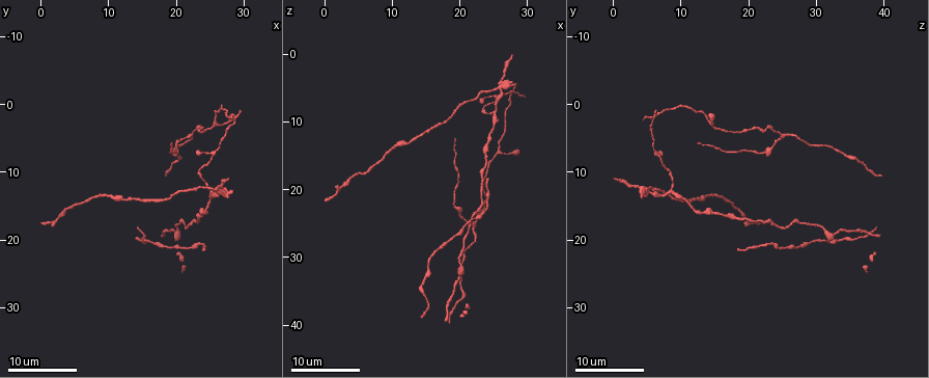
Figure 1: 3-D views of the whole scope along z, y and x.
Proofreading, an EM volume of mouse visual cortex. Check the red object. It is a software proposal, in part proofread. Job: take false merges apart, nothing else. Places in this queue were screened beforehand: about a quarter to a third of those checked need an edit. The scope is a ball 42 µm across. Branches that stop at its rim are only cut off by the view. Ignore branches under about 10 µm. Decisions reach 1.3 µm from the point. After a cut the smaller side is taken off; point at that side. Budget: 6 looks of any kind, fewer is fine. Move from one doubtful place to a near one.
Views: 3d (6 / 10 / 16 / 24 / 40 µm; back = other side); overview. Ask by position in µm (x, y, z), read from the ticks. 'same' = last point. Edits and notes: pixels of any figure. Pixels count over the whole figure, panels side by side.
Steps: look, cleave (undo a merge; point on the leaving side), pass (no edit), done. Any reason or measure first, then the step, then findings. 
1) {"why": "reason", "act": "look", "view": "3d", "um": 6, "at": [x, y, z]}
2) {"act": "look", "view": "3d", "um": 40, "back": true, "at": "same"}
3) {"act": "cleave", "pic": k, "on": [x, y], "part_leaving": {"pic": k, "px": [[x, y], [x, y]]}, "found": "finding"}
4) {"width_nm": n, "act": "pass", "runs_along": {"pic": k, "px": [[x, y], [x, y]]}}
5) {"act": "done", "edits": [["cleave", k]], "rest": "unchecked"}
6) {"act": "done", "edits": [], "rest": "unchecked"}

{"why": "thin arm on a thick one", "act": "look", "view": "3d", "um": 24, "at": [26.5, 13.0, 5.5]}

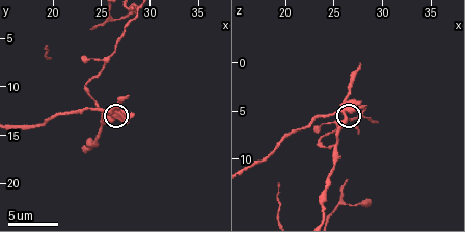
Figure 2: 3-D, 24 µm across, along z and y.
{"act": "look", "view": "3d", "um": 10, "at": "same"}

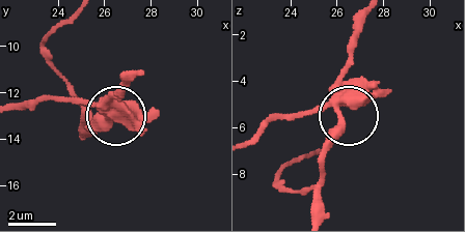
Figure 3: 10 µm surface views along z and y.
{"width_nm": 370, "act": "cleave", "pic": 3, "on": [135, 127], "part_leaving": {"pic": 3, "px": [[108, 102], [45, 96], [21, 104]]}, "found": "a second cell is stuck on"}

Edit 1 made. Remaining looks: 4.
{"act": "look", "view": "overview"}

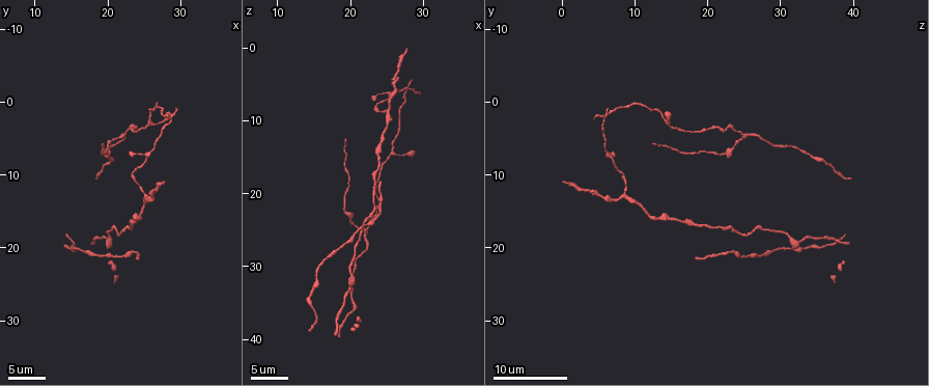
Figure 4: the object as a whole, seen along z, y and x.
{"why": "three-way junction", "act": "look", "view": "3d", "um": 6, "at": [25.5, 7.5, 6.0]}

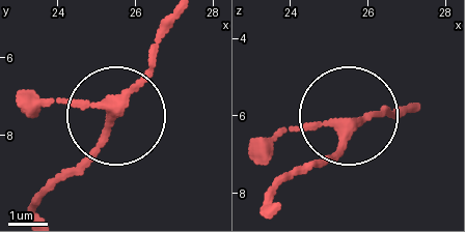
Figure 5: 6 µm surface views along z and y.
{"arms": 3, "act": "pass", "found": "all the same cell"}

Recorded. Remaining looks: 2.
{"act": "look", "view": "3d", "um": 10, "at": [22.0, 18.0, 25.0]}

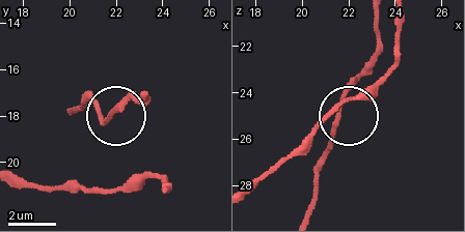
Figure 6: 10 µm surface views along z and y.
{"act": "pass", "found": "all the same cell"}

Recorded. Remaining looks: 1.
{"act": "done", "edits": [["cleave", 3]], "rest": "unchecked"}

